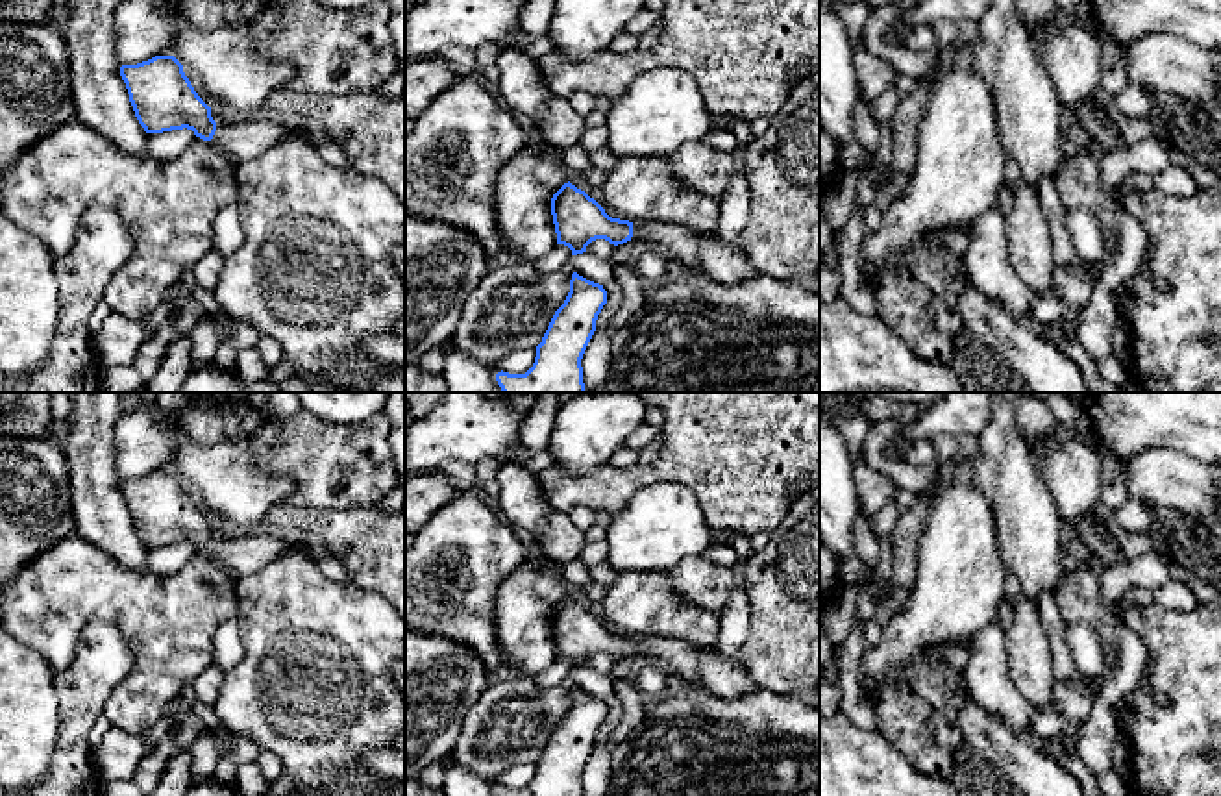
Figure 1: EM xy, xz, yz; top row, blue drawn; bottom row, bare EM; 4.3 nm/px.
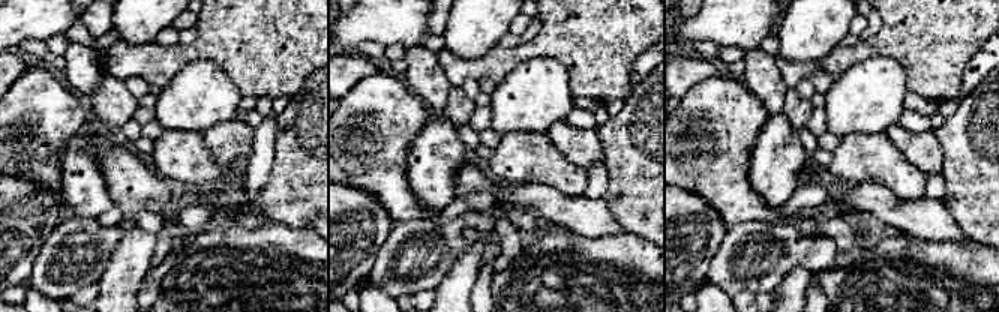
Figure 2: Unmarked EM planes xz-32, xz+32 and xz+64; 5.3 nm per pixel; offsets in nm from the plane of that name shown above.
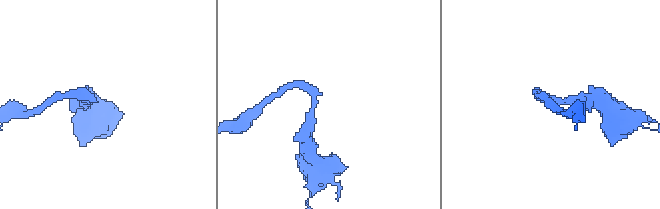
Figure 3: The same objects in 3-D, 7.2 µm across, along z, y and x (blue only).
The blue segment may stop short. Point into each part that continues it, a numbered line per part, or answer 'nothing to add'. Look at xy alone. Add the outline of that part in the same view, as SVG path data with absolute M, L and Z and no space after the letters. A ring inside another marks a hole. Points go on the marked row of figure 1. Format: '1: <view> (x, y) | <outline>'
1: xy (243, 141) | M253 113L248 120L239 124L216 126L211 143L233 161L248 161L261 155L290 131L300 133L314 146L314 141L302 120L289 120L265 113Z

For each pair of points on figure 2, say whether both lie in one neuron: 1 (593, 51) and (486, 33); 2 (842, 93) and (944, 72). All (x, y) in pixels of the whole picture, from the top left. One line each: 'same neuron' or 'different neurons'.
1: different neurons
2: different neurons

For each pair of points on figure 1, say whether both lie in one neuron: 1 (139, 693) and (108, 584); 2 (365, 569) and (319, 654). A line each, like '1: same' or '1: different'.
1: same
2: different

